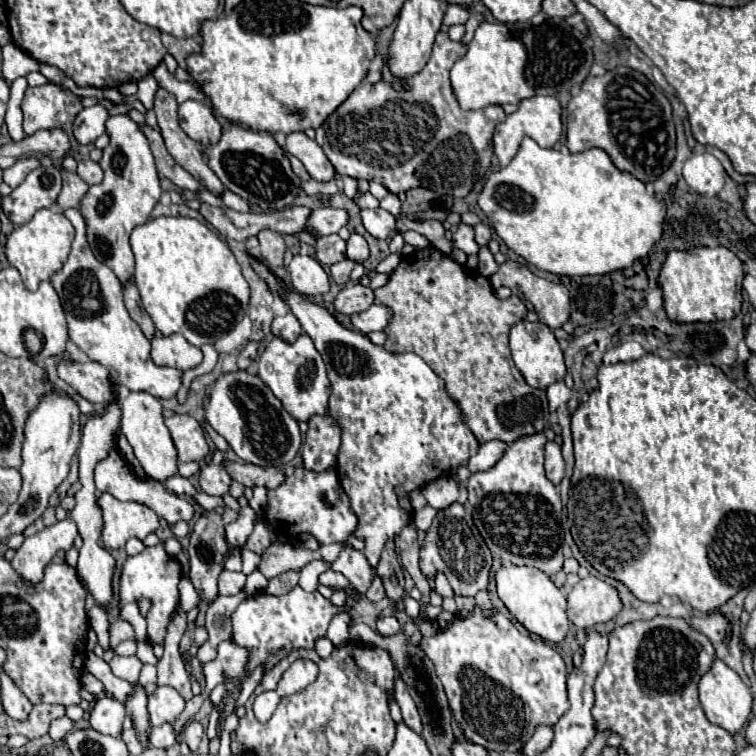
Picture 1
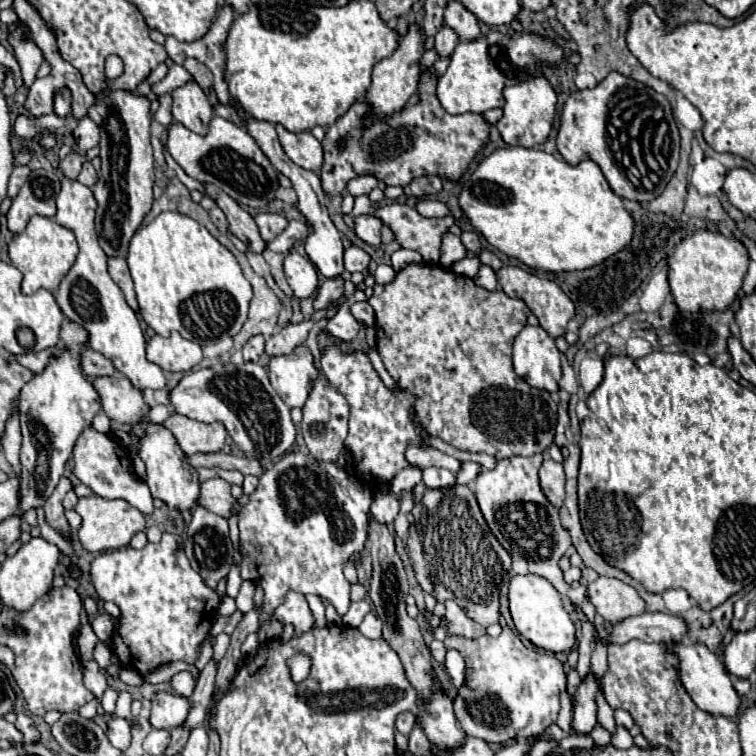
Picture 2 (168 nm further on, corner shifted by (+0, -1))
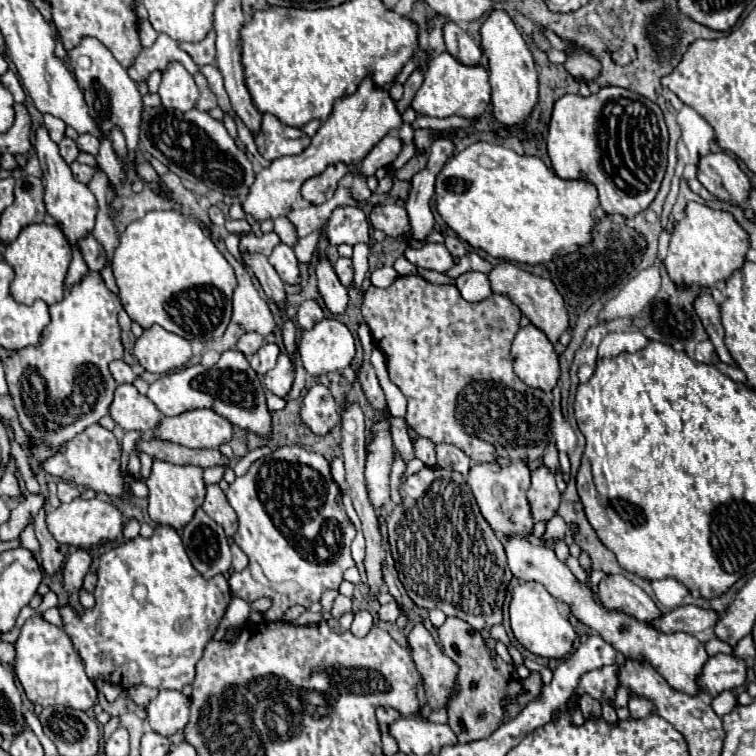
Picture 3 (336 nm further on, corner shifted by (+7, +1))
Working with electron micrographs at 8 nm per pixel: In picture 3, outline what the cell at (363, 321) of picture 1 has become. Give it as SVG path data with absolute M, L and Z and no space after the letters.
M324 318L302 334L300 354L306 372L312 376L340 370L350 366L354 358L354 336L340 320Z

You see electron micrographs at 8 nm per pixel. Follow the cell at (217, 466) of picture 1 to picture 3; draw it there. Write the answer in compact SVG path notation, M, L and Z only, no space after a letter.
M208 484L206 486L206 498L202 504L202 510L214 520L218 522L226 536L234 536L236 532L236 512L230 508L222 488L218 484Z

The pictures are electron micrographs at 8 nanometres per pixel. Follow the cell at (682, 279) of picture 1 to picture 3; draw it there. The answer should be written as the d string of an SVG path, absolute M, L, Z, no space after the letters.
M690 202L686 208L686 216L672 232L664 266L670 280L674 280L678 288L712 288L728 280L734 270L744 266L748 246L748 234L740 228L732 214Z

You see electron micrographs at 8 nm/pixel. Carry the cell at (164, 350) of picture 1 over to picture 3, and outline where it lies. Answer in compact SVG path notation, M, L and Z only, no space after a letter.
M152 326L136 340L134 354L148 372L166 374L182 368L192 358L192 348L186 338L172 334L162 326Z

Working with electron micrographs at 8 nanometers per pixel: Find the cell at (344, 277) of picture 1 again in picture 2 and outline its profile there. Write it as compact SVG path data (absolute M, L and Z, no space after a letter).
M331 278L331 280L325 280L319 290L317 290L317 296L313 300L313 308L315 310L321 310L321 308L327 308L333 300L341 298L343 296L343 278Z

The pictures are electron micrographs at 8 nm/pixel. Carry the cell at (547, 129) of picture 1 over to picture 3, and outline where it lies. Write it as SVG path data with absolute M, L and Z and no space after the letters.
M492 10L482 26L482 44L488 56L490 68L490 86L492 86L492 110L500 124L514 128L524 124L538 104L538 70L532 58L530 48L526 46L522 34L514 26L512 18L502 10Z

